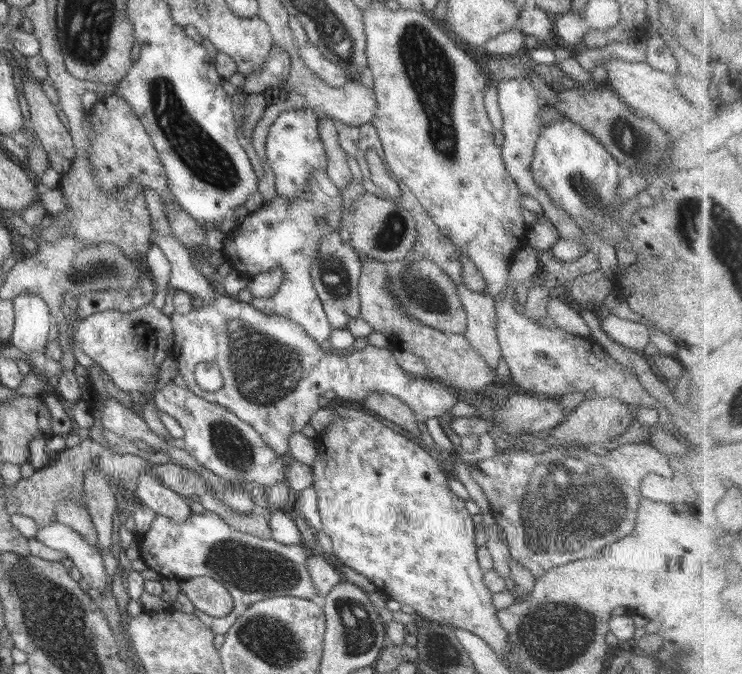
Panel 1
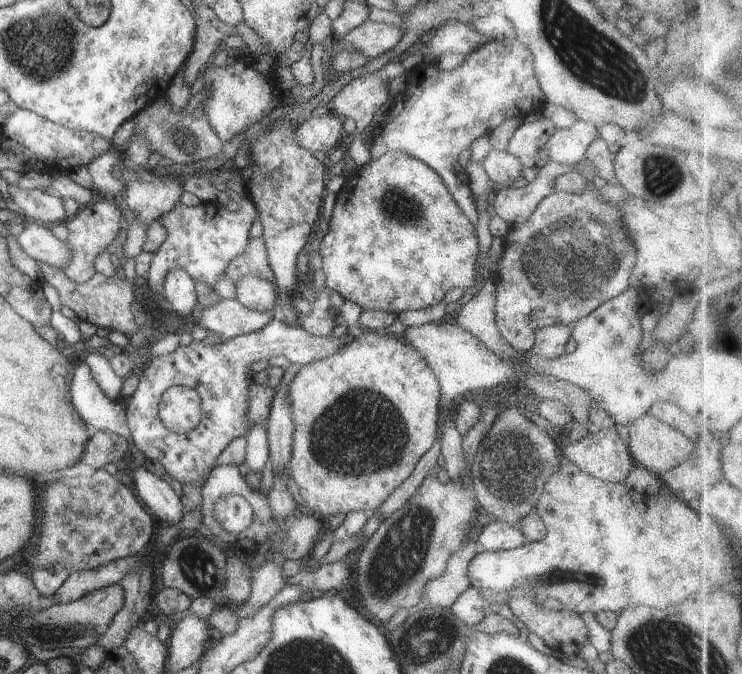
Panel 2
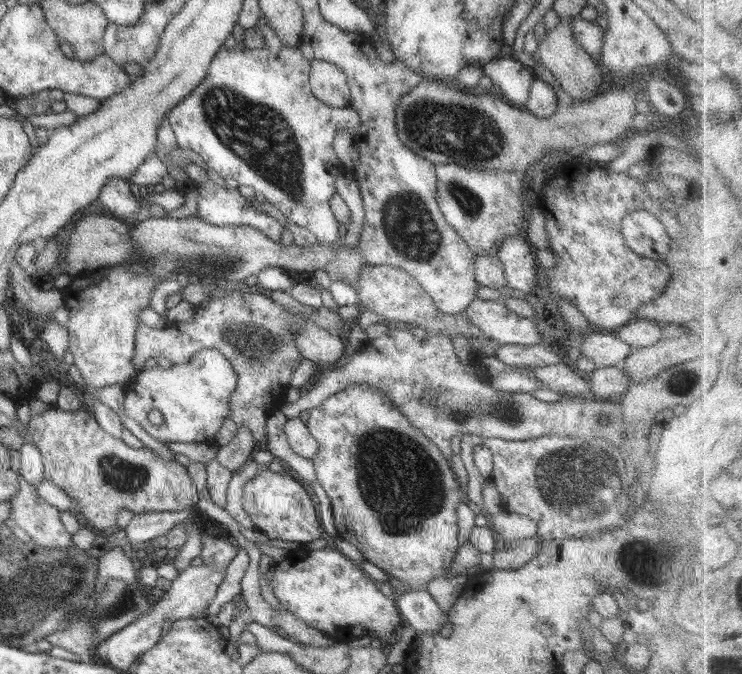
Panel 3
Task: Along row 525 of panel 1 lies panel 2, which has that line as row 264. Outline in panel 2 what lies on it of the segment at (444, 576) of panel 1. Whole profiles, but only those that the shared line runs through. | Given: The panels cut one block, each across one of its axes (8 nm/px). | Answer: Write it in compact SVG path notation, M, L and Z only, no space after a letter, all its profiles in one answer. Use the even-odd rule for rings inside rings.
M388 151L378 160L371 160L368 164L357 167L351 175L347 176L344 186L340 192L337 192L336 204L330 217L330 229L320 242L319 253L322 257L321 268L326 274L326 286L330 290L334 290L335 293L338 292L346 301L359 304L363 310L380 310L398 315L402 312L408 312L408 310L418 310L438 304L450 288L458 287L466 291L477 284L480 279L480 270L476 260L478 247L475 224L470 222L468 216L456 204L454 197L442 182L442 178L428 164L416 160L408 154L402 154L402 152Z

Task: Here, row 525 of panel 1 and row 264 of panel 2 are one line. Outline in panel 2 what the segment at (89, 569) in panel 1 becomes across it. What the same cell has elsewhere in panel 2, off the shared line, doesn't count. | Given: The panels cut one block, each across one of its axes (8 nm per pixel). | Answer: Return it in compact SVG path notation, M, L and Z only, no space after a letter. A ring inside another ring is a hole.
M34 220L25 223L17 241L20 248L38 264L46 264L58 270L64 270L72 256L72 250L65 241L58 239L49 226Z

